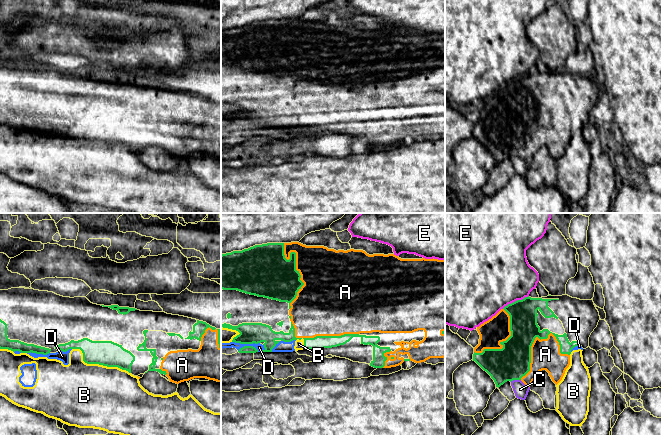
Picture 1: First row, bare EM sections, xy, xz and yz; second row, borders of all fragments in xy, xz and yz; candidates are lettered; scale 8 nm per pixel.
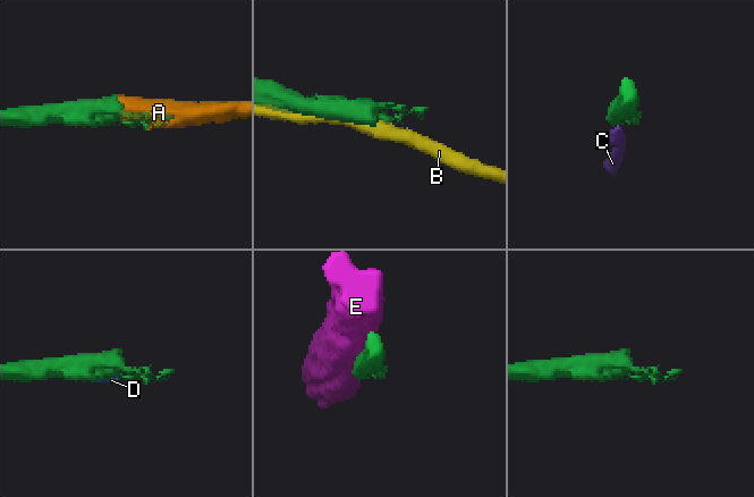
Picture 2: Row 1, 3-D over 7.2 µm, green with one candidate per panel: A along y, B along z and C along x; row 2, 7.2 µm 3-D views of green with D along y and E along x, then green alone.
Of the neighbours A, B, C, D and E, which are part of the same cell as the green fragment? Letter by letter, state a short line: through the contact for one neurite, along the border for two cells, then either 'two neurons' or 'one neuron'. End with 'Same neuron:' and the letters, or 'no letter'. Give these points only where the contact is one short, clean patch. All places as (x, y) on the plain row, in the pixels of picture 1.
A: one neuron
B: two neurons
C: line yz (520, 155), (510, 157); two neurons
D: two neurons
E: two neurons
Same neuron: A

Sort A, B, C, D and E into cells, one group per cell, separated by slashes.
A / B D / C / E

